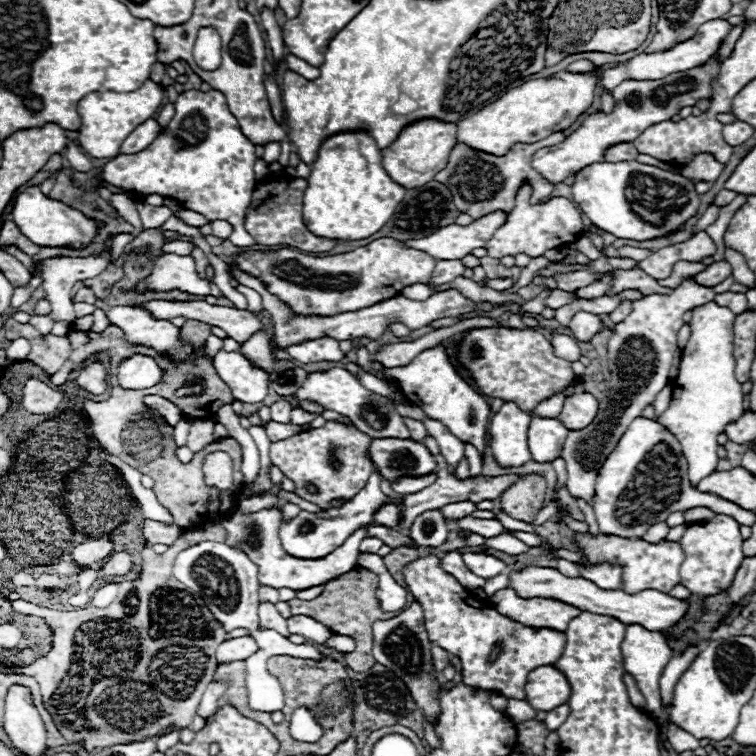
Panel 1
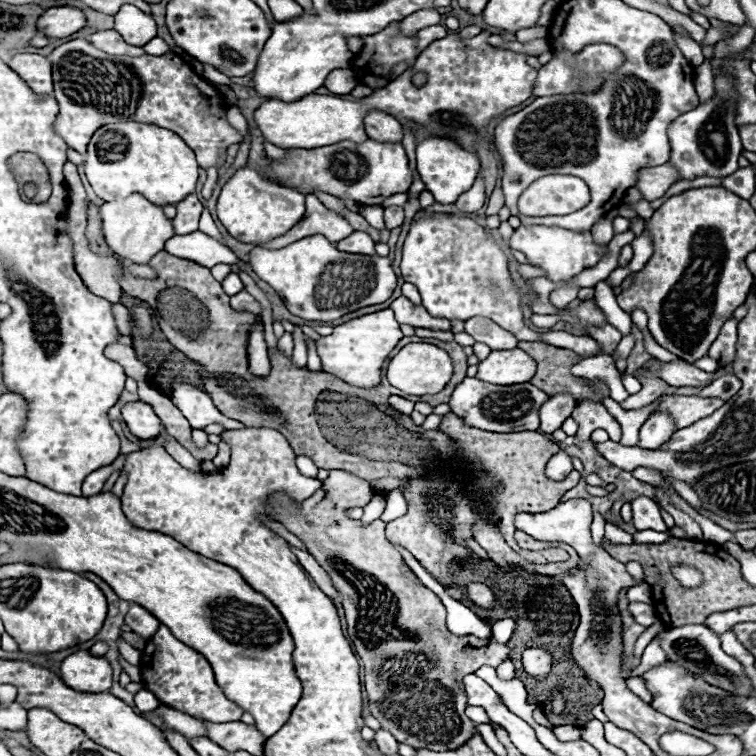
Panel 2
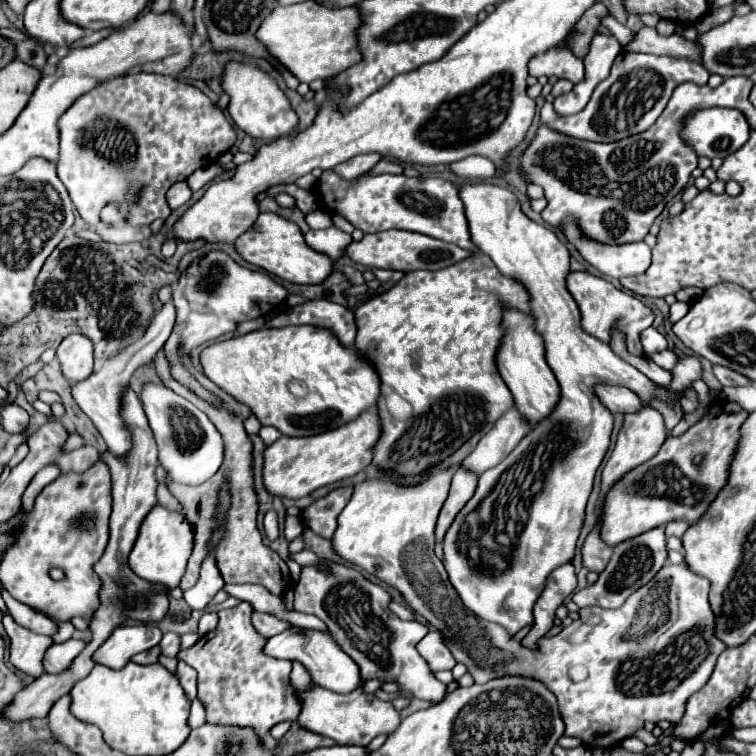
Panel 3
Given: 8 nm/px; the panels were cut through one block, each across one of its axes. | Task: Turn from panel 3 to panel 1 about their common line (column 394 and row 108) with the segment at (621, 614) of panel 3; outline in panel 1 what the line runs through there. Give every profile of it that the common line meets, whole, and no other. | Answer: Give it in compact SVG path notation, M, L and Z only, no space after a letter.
M566 70L556 72L550 78L524 82L522 86L508 90L504 96L500 96L496 102L488 104L480 112L460 120L456 124L458 126L456 140L474 150L482 150L494 156L506 154L510 146L516 142L526 142L526 144L538 142L548 134L562 132L568 126L572 126L576 118L592 106L596 84L598 84L596 72L572 74Z

